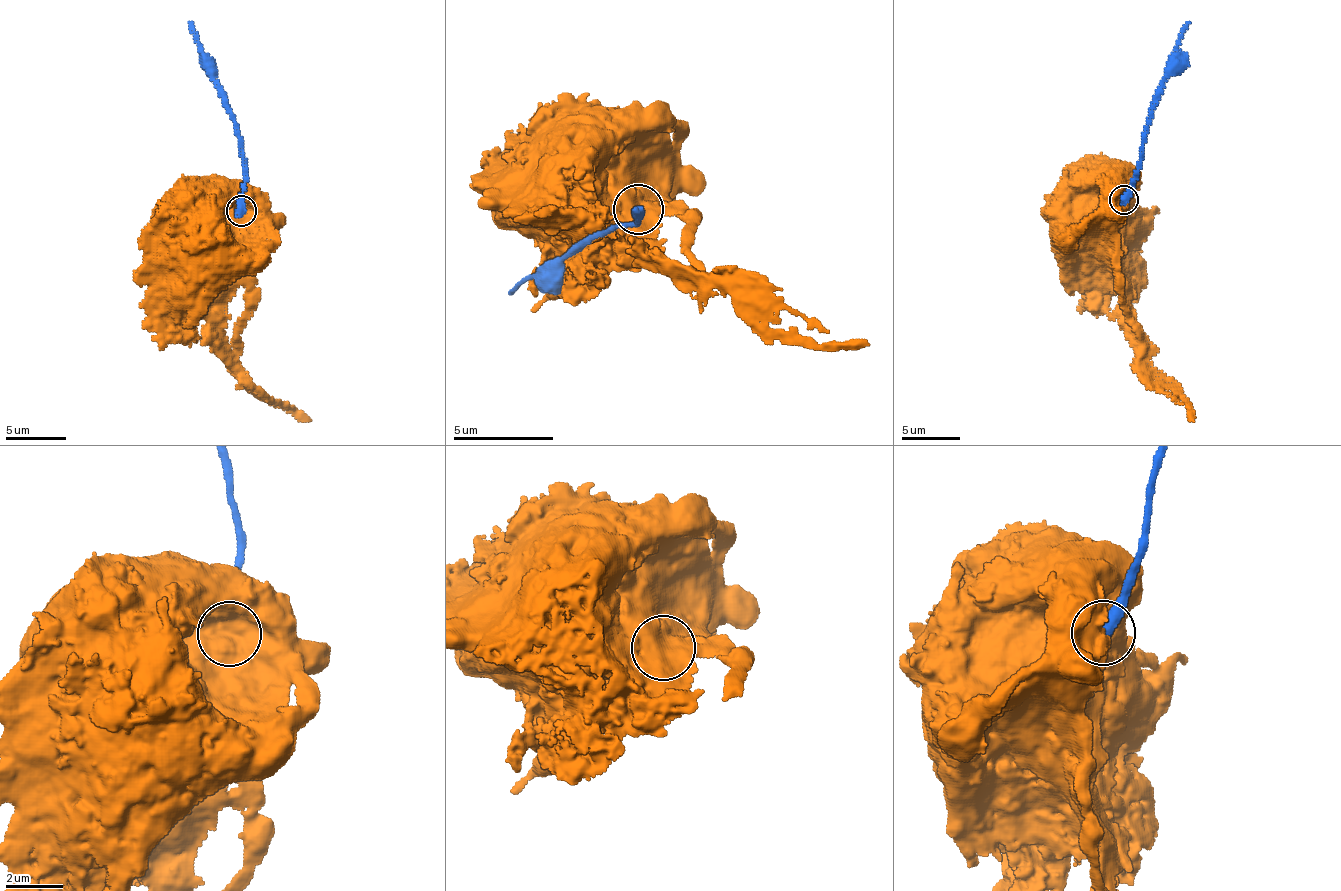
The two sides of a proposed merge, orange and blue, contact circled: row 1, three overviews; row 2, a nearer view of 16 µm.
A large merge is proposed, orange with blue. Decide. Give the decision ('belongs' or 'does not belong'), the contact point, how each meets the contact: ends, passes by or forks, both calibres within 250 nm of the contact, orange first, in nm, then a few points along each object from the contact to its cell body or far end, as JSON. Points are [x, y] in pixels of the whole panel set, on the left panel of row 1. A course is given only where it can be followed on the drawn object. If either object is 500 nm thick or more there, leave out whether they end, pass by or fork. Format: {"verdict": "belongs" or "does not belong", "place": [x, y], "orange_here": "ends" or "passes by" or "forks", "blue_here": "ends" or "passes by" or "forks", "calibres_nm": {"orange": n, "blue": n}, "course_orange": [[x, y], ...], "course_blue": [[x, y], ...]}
{"verdict": "does not belong", "place": [241, 211], "calibres_nm": {"orange": 950, "blue": 550}, "course_orange": [[242, 210], [236, 212], [227, 226], [212, 230], [189, 256], [195, 260]], "course_blue": [[241, 210], [245, 184], [239, 131], [213, 65], [189, 22]]}

